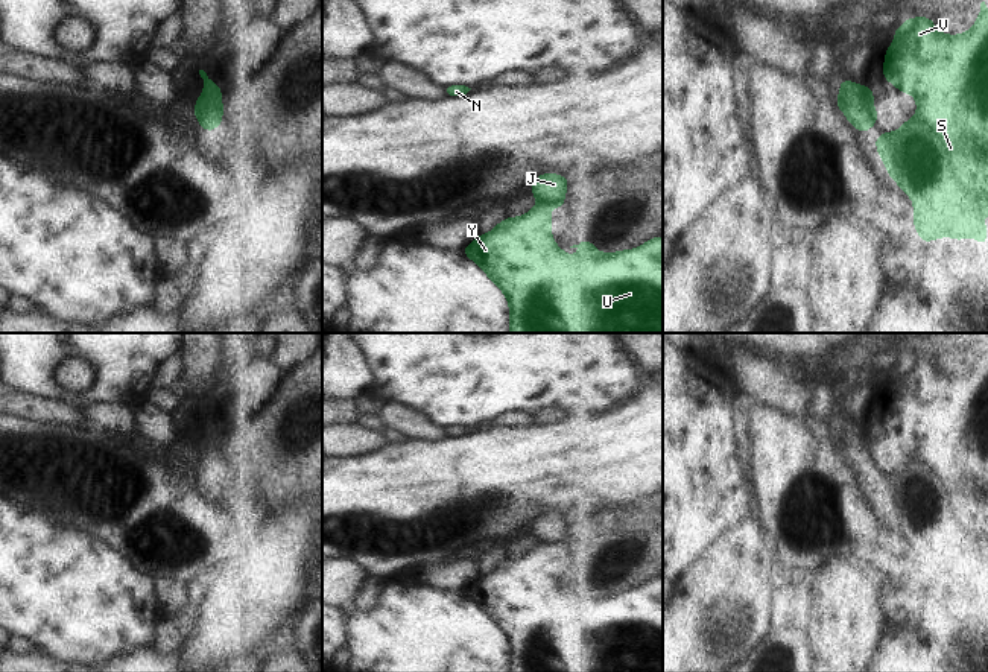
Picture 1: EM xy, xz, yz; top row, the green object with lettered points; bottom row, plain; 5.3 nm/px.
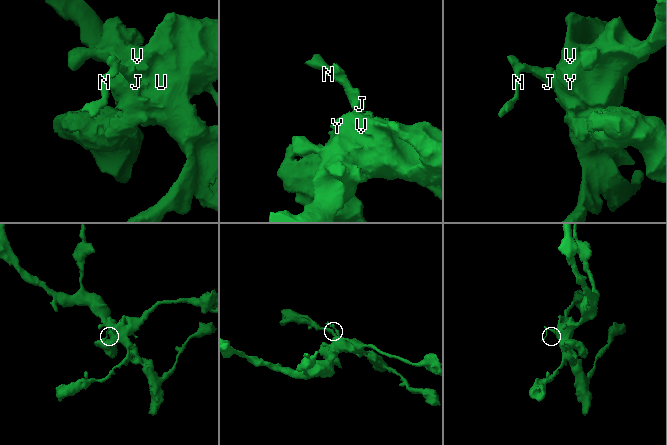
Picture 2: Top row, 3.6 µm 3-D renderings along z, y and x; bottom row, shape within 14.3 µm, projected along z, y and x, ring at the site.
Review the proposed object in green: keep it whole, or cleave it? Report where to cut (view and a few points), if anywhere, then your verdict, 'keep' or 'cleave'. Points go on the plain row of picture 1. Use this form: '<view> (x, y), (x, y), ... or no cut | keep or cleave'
xz (561, 537), (552, 542), (540, 542) | cleave

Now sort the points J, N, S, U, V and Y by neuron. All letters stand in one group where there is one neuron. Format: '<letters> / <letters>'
J N / S U V Y

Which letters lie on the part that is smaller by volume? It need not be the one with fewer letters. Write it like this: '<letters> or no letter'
J, N

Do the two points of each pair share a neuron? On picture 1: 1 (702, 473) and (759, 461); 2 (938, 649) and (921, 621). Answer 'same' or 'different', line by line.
1: different
2: same

